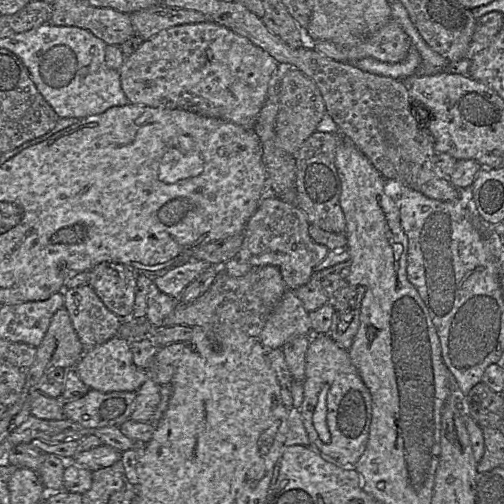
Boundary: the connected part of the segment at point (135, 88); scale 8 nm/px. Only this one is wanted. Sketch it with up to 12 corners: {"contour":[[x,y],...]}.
{"contour":[[207,21],[144,41],[130,104],[253,129],[283,68]]}

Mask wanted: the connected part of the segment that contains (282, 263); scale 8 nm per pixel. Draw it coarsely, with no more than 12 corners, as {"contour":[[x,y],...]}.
{"contour":[[266,194],[234,258],[277,267],[287,290],[329,252],[306,214]]}

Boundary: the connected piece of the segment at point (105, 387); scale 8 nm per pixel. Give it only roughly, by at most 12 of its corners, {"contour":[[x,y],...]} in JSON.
{"contour":[[117,335],[73,369],[90,389],[137,392],[146,371]]}

